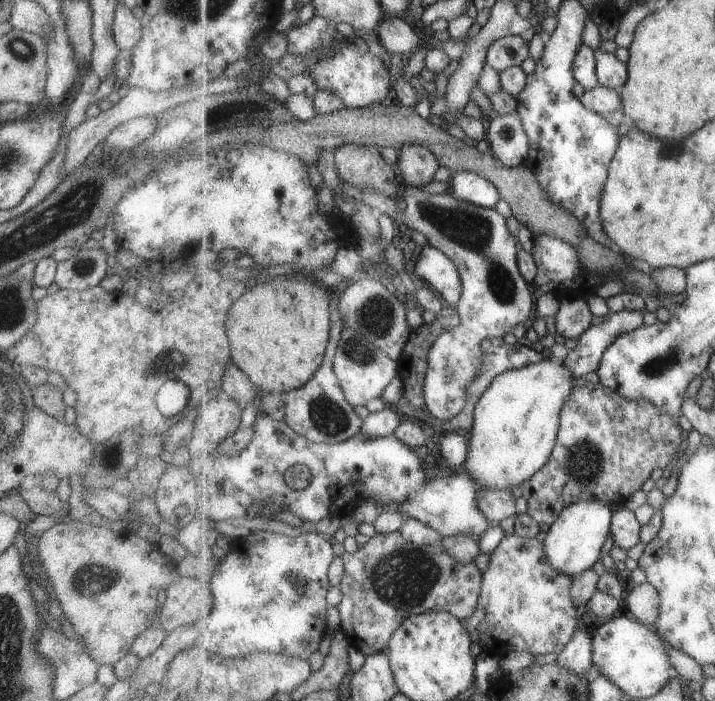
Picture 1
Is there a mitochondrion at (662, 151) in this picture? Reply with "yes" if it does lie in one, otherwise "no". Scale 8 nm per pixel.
yes

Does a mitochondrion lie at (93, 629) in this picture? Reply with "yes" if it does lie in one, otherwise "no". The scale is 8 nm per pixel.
no

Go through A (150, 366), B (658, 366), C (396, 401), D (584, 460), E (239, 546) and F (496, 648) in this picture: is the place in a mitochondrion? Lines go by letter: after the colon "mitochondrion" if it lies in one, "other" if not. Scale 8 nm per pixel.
A: mitochondrion
B: mitochondrion
C: other
D: mitochondrion
E: other
F: other

